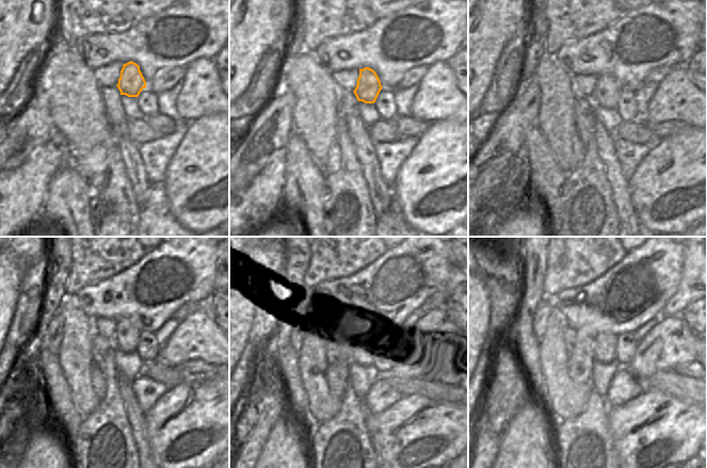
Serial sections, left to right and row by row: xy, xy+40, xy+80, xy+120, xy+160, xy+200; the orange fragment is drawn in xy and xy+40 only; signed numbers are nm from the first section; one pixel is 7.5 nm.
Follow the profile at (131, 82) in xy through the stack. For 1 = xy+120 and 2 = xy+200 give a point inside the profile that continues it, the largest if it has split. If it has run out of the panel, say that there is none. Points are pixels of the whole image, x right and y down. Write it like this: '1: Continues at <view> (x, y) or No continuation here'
1: Continues at xy+120 (127, 337)
2: Continues at xy+200 (605, 343)

